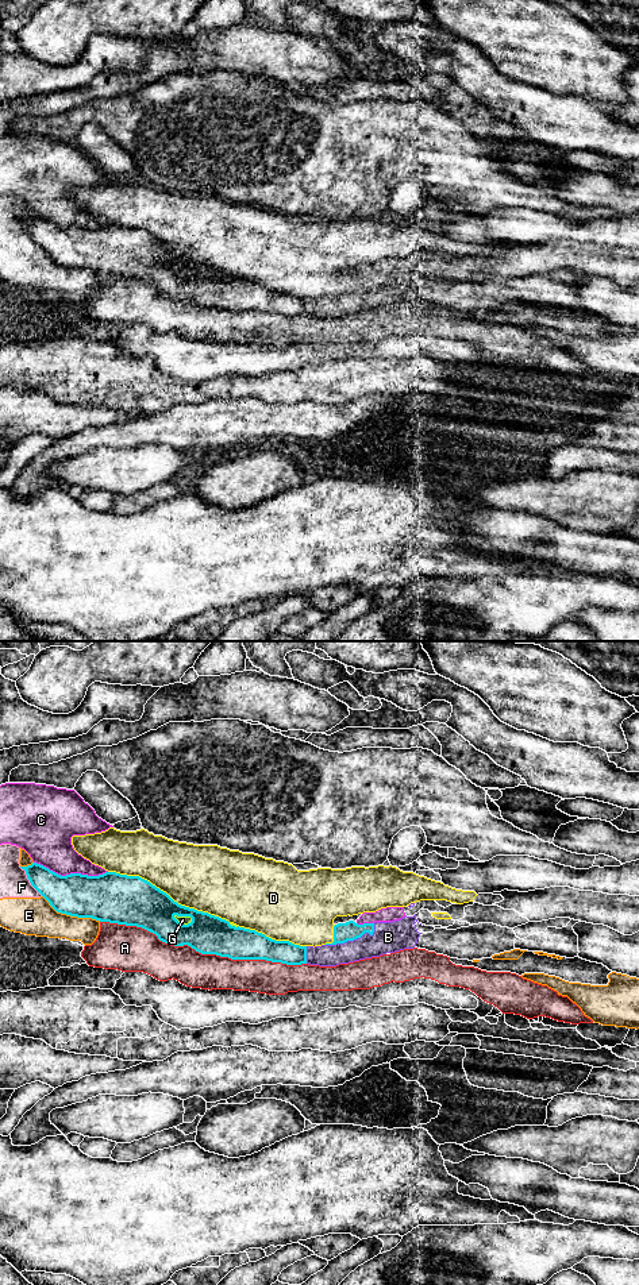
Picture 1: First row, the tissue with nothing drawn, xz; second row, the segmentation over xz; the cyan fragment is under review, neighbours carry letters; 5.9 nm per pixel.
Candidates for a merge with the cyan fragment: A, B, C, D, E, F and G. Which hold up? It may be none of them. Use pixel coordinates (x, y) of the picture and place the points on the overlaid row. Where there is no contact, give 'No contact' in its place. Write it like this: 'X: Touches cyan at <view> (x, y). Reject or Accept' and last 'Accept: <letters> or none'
A: Touches cyan at xz (203, 953). Reject
B: Touches cyan at xz (353, 940). Accept
C: Touches cyan at xz (70, 873). Reject
D: Touches cyan at xz (168, 895). Reject
E: Touches cyan at xz (70, 915). Reject
F: Touches cyan at xz (29, 879). Reject
G: Touches cyan at xz (184, 915). Reject
Accept: B

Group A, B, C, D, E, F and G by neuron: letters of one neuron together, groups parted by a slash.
A / B / C / D / E F / G

